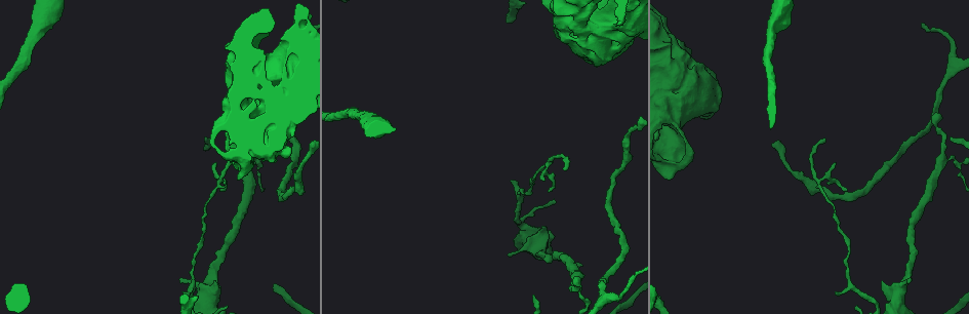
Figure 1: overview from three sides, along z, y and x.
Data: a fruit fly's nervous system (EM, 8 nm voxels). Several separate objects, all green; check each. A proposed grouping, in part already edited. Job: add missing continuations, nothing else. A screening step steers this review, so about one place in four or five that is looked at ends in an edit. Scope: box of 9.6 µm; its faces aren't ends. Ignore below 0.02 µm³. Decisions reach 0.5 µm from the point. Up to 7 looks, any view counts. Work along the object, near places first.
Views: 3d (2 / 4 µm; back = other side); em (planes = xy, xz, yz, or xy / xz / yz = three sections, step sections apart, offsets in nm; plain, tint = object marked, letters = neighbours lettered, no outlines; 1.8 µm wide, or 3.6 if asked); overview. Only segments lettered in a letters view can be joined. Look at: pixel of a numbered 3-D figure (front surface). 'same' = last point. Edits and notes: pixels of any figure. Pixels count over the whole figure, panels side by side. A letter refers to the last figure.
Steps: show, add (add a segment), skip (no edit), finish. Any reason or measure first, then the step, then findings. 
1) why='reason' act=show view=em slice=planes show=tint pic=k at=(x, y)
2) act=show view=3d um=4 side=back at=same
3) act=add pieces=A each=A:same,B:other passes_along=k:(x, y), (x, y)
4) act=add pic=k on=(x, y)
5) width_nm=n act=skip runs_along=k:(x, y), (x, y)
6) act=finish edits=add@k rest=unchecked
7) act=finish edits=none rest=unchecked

why='thin end' act=show view=3d um=2 pic=1 at=(579, 280)

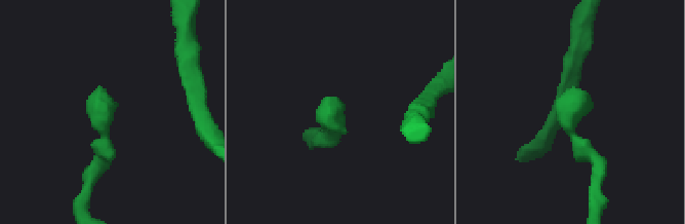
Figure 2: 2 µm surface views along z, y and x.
act=show view=em slice=planes show=letters pic=2 at=(101, 86)

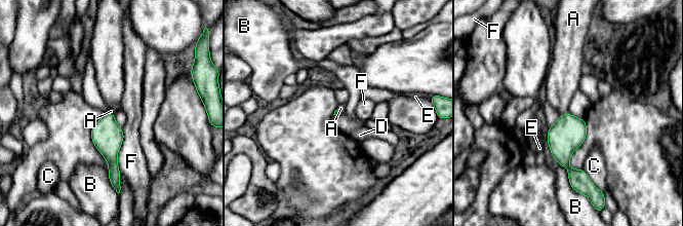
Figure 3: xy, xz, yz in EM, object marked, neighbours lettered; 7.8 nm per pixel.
longest_contact=F:340nm act=add pieces=A each=A:same,B:other,C:other,D:other,E:other,F:other passes_along=3:(568, 133), (565, 114), (561, 83) found='it goes on there'

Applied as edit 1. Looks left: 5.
act=show view=overview

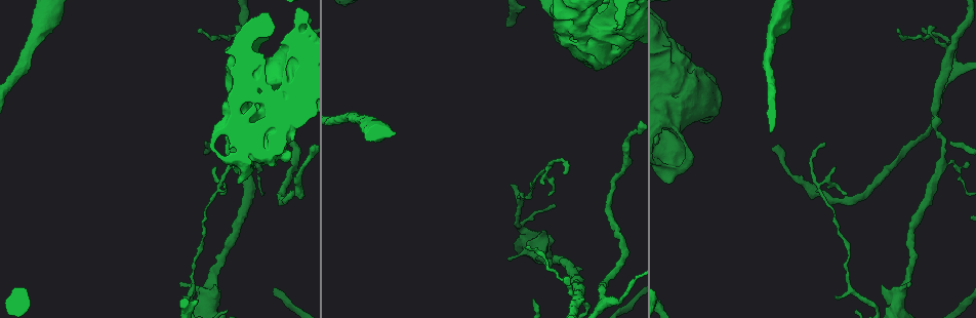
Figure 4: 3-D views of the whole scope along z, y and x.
why='tapers out' act=show view=3d um=2 pic=4 at=(825, 146)

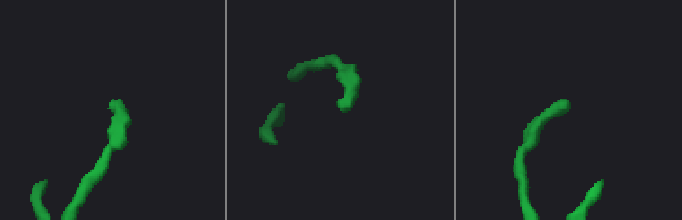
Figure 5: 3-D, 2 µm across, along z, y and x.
act=show view=em slice=planes show=letters pic=5 at=(343, 109)

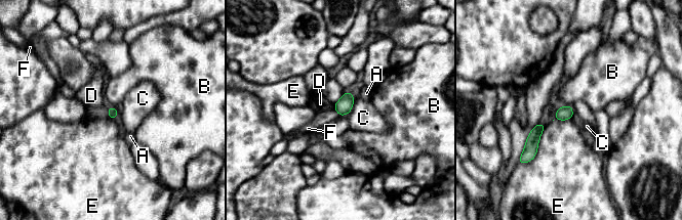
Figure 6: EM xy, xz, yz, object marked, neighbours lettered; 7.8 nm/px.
longest_contact=E:380nm act=skip each=A:other,B:other,C:other,D:other,E:other,F:other border=6:(109, 107), (107, 117) found='none of them fits'

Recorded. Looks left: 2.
why='narrows sharply' act=show view=em slice=xy step=8 show=tint pic=4 at=(300, 174)

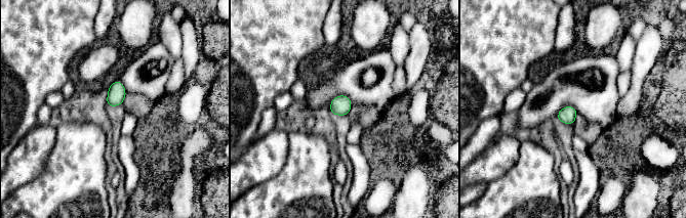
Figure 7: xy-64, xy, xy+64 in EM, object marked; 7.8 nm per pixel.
act=show view=em slice=planes show=letters at=same

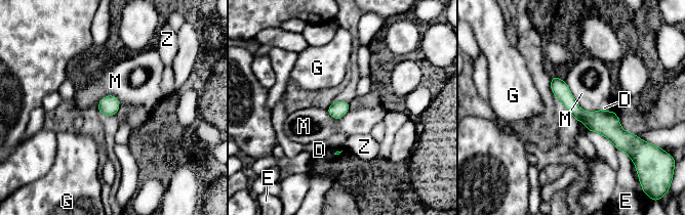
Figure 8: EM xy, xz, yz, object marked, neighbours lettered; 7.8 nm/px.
act=skip each=D:other,E:other,G:other,M:other,Z:other runs_along=8:(553, 80), (583, 117), (625, 139) found='none of them fits'

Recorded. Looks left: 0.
act=finish edits=add@3 rest=unchecked

